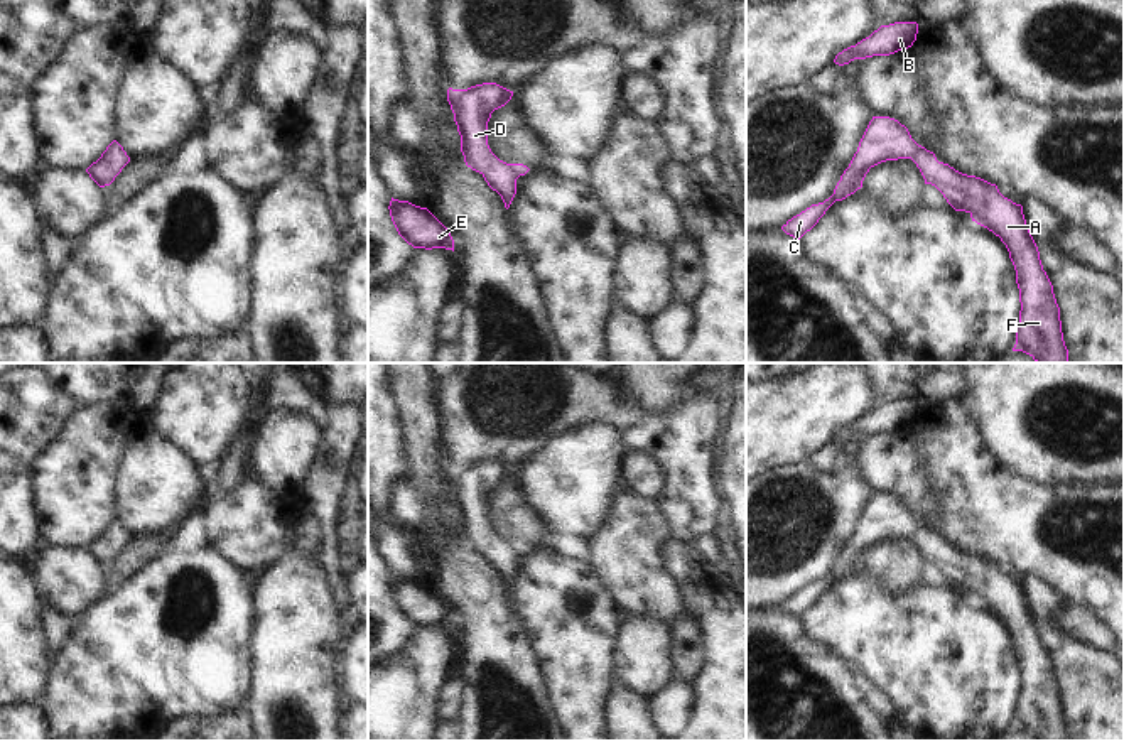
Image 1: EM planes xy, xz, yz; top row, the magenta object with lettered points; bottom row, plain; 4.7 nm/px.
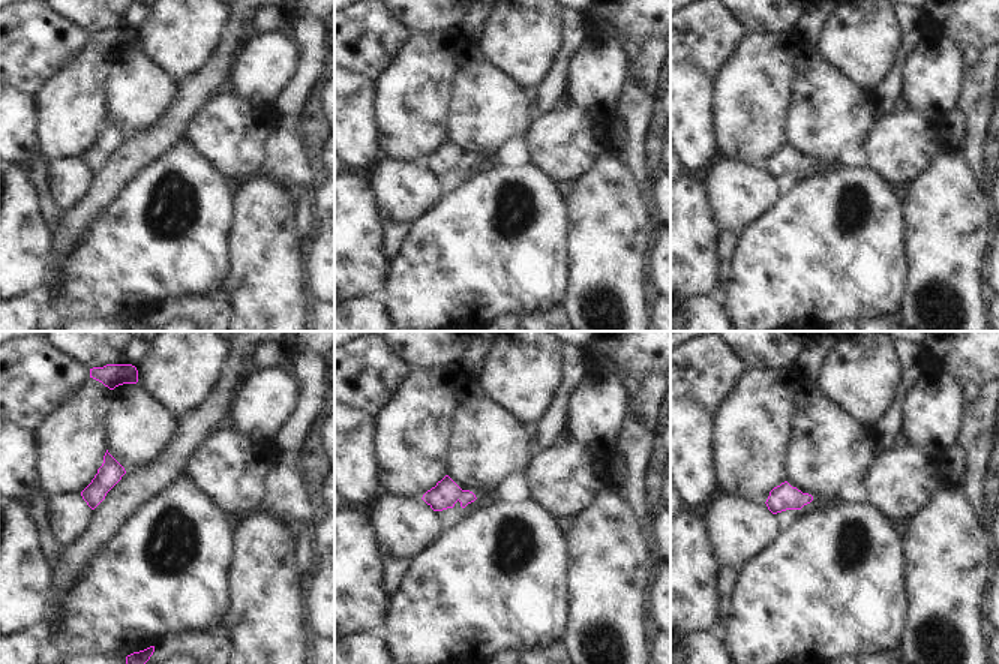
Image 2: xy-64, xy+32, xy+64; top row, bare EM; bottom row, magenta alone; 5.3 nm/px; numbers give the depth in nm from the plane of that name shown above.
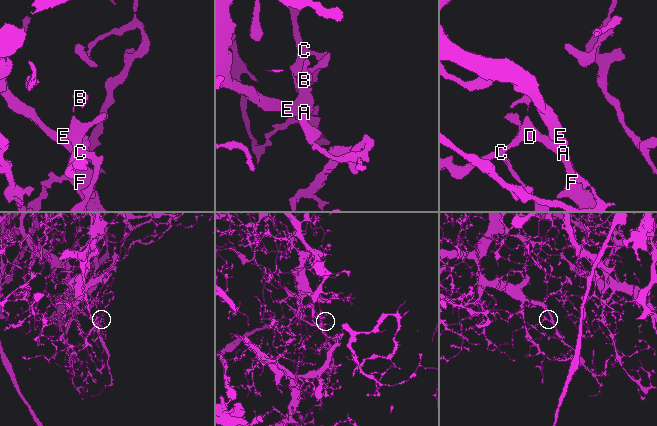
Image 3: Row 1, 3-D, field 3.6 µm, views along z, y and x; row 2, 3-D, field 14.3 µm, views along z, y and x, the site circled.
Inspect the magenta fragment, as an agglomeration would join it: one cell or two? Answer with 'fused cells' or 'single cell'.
single cell

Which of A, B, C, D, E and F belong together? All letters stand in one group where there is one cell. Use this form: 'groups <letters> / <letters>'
groups A B C D E F

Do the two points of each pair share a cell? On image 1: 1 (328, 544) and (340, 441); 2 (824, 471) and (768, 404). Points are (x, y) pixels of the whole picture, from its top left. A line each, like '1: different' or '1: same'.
1: same
2: different

